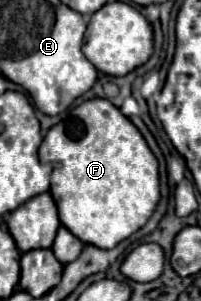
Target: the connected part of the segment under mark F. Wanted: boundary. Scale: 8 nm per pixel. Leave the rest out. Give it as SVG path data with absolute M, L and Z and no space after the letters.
M107 98L85 100L83 104L75 106L59 124L55 124L43 138L39 160L49 162L53 168L49 192L57 204L61 224L85 244L113 248L119 244L119 240L125 240L137 232L149 220L159 202L157 158L133 122L125 118Z

